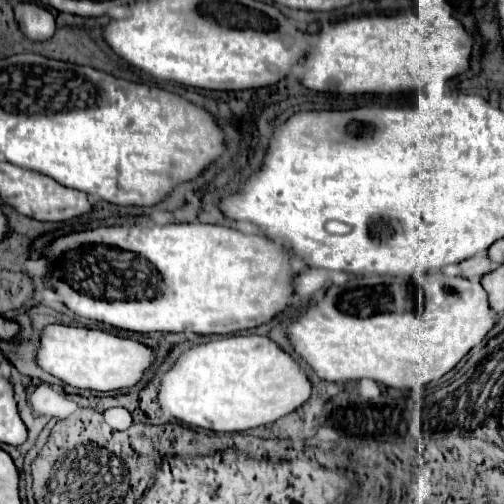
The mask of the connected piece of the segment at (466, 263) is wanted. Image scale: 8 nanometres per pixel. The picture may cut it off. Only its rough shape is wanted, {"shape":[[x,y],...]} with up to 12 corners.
{"shape":[[487,254],[463,260],[461,276],[479,280],[493,270]]}

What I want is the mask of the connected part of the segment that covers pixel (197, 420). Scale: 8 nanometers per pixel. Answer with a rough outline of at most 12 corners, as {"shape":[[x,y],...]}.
{"shape":[[267,336],[187,350],[159,404],[243,432],[301,408],[307,372]]}

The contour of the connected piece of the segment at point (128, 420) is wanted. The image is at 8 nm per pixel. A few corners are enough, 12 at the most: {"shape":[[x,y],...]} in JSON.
{"shape":[[125,408],[105,410],[107,424],[127,430],[133,416]]}

